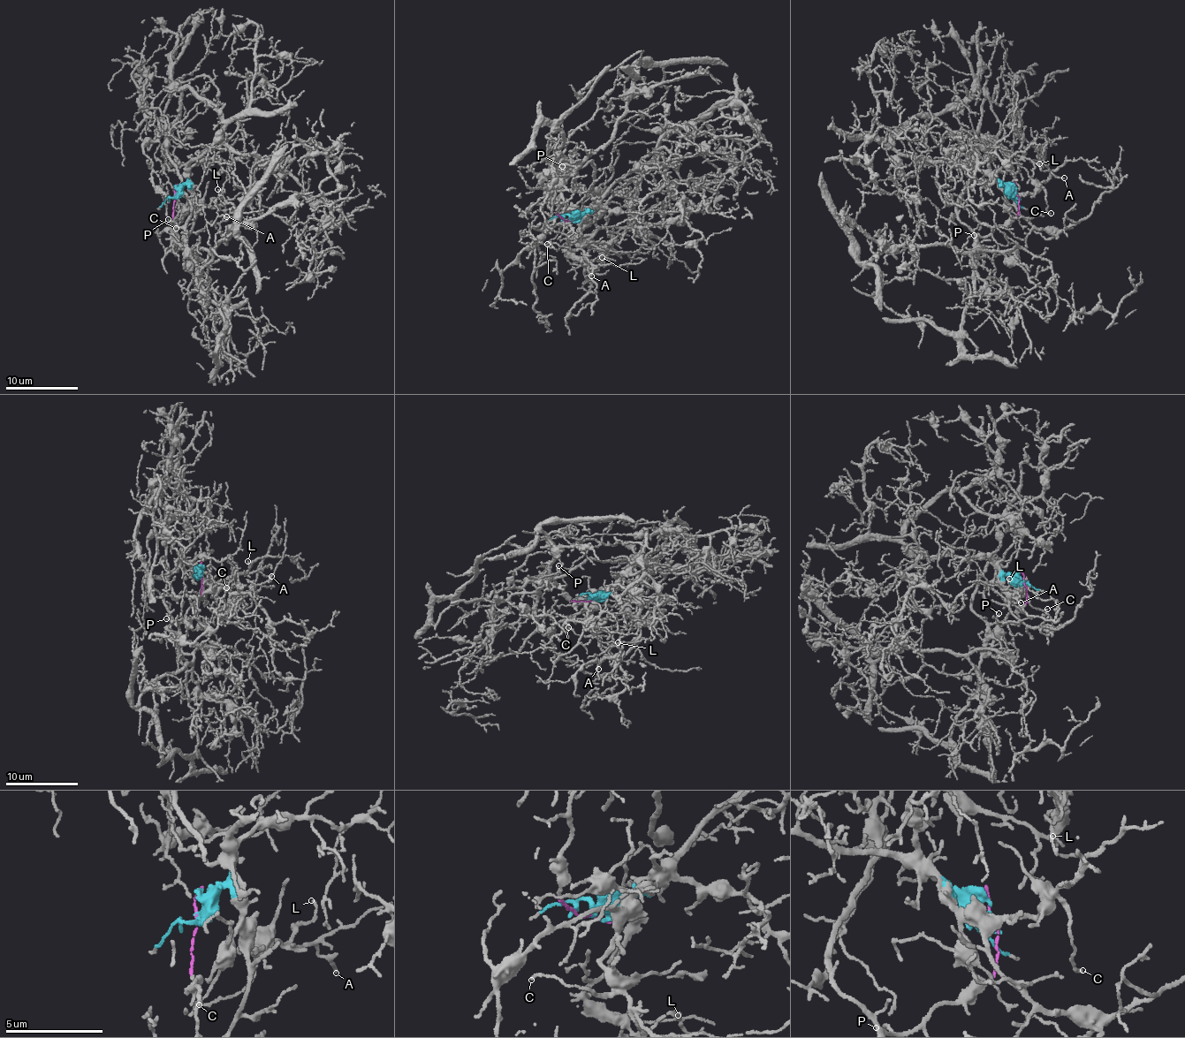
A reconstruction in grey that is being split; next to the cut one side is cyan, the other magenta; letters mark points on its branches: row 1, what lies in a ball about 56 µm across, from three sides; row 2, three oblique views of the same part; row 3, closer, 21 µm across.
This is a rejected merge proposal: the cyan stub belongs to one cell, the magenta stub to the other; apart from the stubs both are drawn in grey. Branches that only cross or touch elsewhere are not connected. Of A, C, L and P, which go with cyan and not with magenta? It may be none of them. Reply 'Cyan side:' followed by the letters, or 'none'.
Cyan side: A, C, L

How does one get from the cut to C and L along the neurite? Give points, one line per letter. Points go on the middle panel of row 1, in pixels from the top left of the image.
C: (570, 219), (588, 212), (585, 213), (573, 238), (574, 248), (550, 242), (548, 245)
L: (570, 219), (588, 212), (573, 241), (589, 262), (601, 256)

